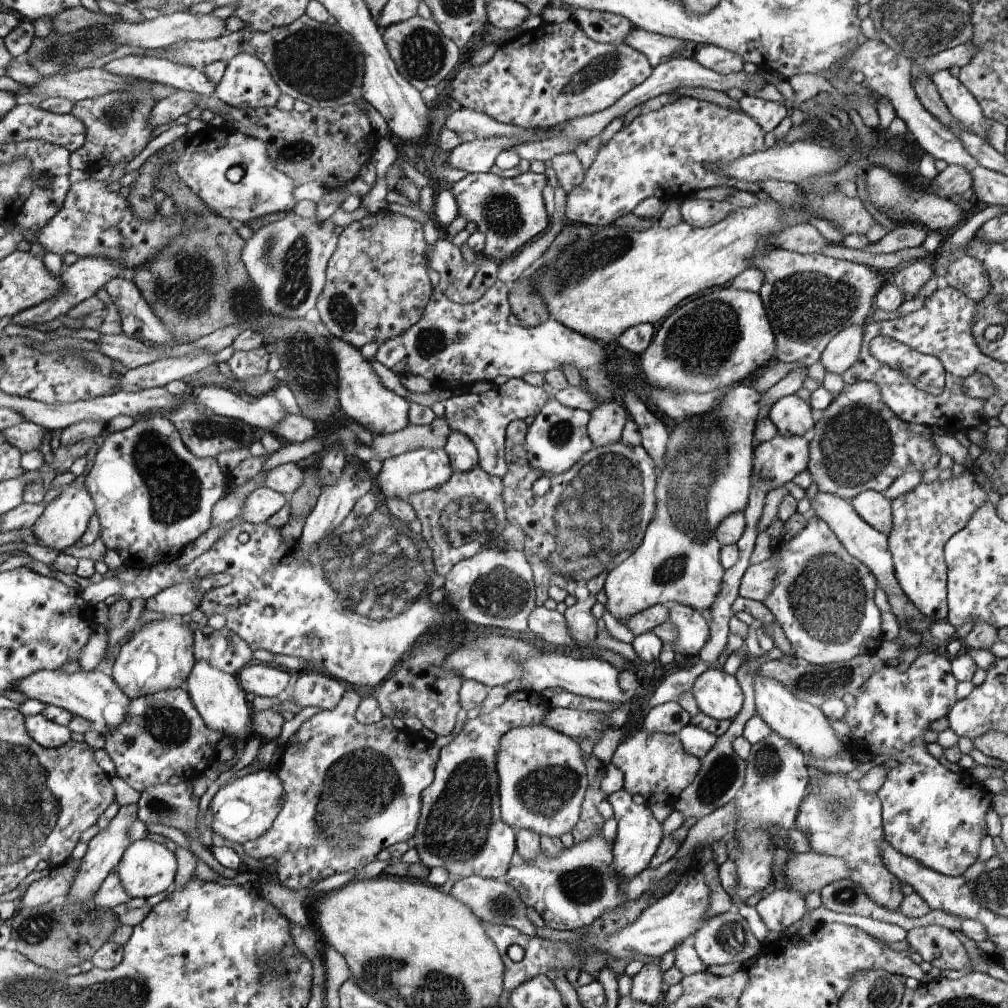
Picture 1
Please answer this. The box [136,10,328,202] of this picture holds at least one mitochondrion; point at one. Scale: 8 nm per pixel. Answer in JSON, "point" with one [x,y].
{"point":[299,150]}

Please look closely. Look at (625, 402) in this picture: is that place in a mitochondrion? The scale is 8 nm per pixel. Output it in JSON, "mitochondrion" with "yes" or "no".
{"mitochondrion":"no"}

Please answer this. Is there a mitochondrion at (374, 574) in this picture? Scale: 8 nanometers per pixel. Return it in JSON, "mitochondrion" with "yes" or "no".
{"mitochondrion":"yes"}

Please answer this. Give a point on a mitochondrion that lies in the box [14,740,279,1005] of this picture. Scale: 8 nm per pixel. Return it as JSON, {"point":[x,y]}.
{"point":[35,930]}

